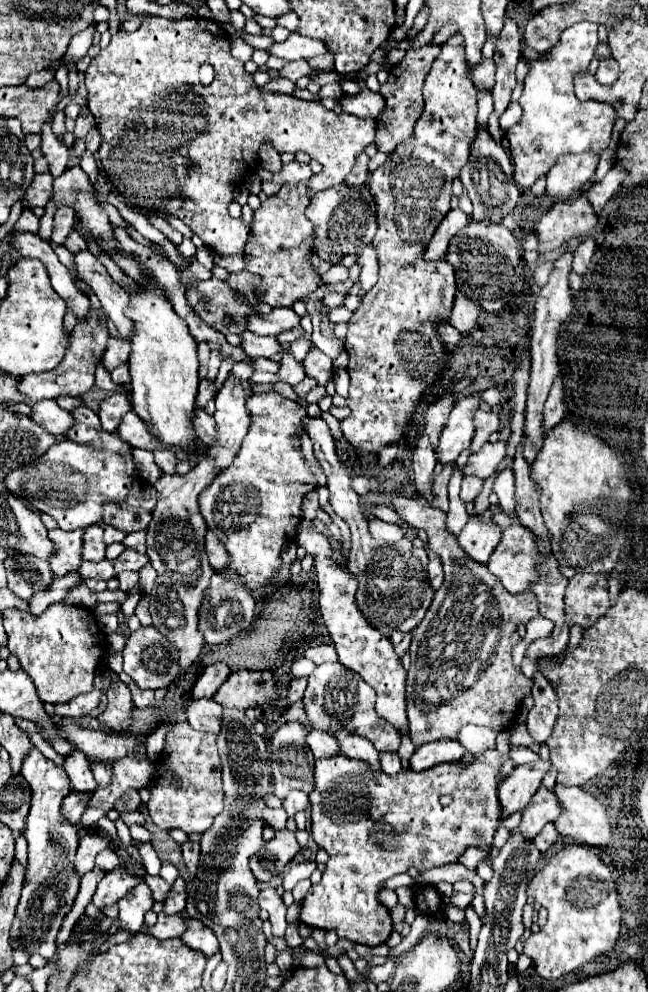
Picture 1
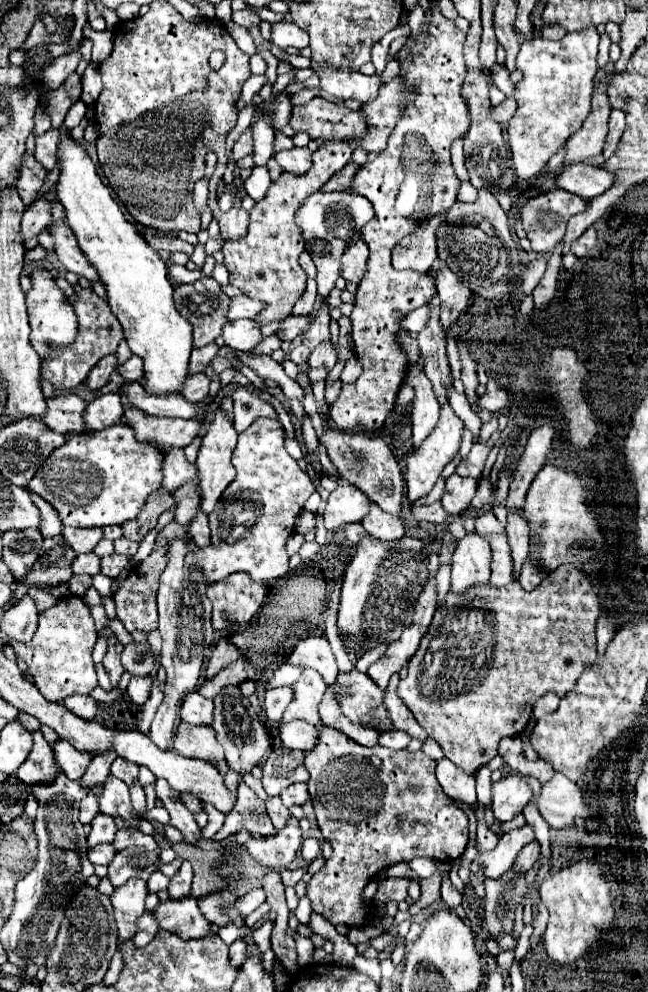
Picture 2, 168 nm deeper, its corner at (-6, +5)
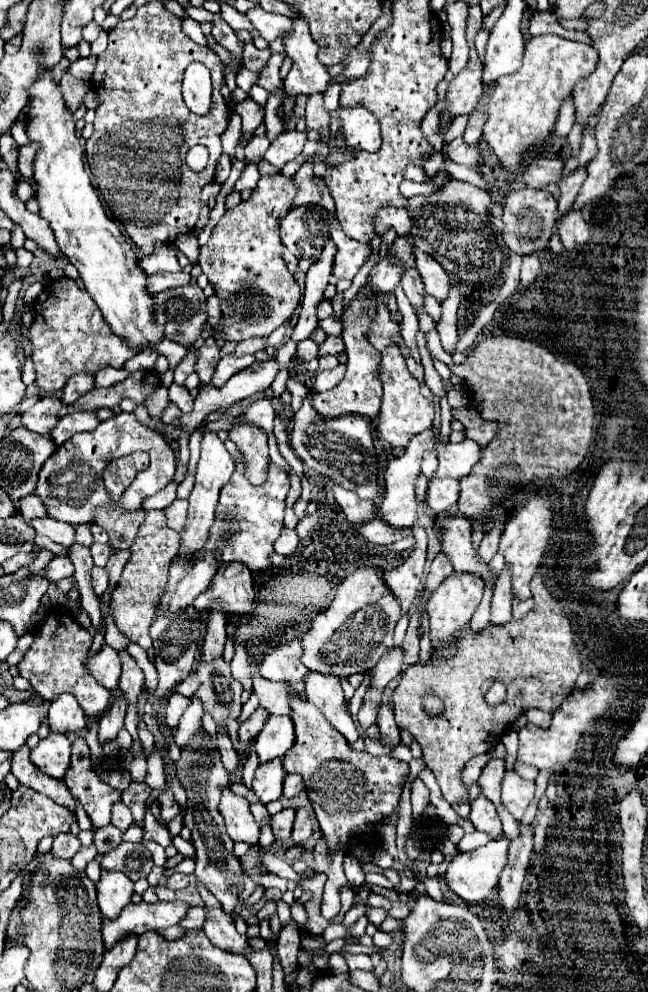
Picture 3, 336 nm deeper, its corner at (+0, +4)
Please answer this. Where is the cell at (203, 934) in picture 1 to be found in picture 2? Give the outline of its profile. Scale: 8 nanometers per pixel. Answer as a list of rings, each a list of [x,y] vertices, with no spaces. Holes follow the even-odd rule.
[[[184,897],[178,901],[168,899],[166,903],[160,903],[154,913],[162,929],[176,933],[182,939],[202,939],[210,935],[210,923],[200,913],[194,897]]]

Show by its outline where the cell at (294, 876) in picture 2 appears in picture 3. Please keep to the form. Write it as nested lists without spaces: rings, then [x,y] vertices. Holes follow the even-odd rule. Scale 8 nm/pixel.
[[[264,872],[258,882],[260,886],[264,886],[264,888],[280,888],[282,892],[286,892],[286,884],[288,884],[286,880],[278,878],[278,876],[272,874],[272,872]]]

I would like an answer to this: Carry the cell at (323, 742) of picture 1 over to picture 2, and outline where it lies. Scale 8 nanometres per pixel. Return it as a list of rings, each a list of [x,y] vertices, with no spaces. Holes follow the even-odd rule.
[[[292,721],[288,725],[280,725],[280,739],[288,749],[310,751],[314,745],[318,745],[318,727],[306,721]]]

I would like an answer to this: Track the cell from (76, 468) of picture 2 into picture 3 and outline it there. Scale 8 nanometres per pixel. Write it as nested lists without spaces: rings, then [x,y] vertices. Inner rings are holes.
[[[120,412],[120,414],[100,422],[94,432],[82,432],[82,434],[72,436],[42,466],[36,494],[42,498],[42,502],[48,510],[48,516],[52,516],[60,522],[68,522],[72,526],[90,524],[94,518],[96,506],[110,506],[110,496],[102,482],[104,468],[108,466],[110,460],[132,454],[136,450],[144,450],[150,454],[150,466],[144,472],[140,472],[134,478],[134,482],[126,488],[120,498],[120,506],[130,512],[140,510],[140,504],[146,496],[166,488],[166,484],[172,482],[174,470],[176,470],[176,456],[160,432],[138,422],[138,418],[132,412]]]

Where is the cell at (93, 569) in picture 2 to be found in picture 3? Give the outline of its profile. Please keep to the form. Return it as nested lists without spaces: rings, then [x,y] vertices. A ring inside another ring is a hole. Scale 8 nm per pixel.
[[[56,556],[48,562],[48,566],[44,568],[44,576],[52,582],[58,582],[62,578],[68,578],[74,574],[74,566],[68,560],[68,556]]]

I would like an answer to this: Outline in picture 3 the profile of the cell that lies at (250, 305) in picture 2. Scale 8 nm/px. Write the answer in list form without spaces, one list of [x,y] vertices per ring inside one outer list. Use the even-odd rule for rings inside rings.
[[[216,296],[206,298],[206,314],[208,314],[208,324],[216,326],[220,320],[220,302]]]

